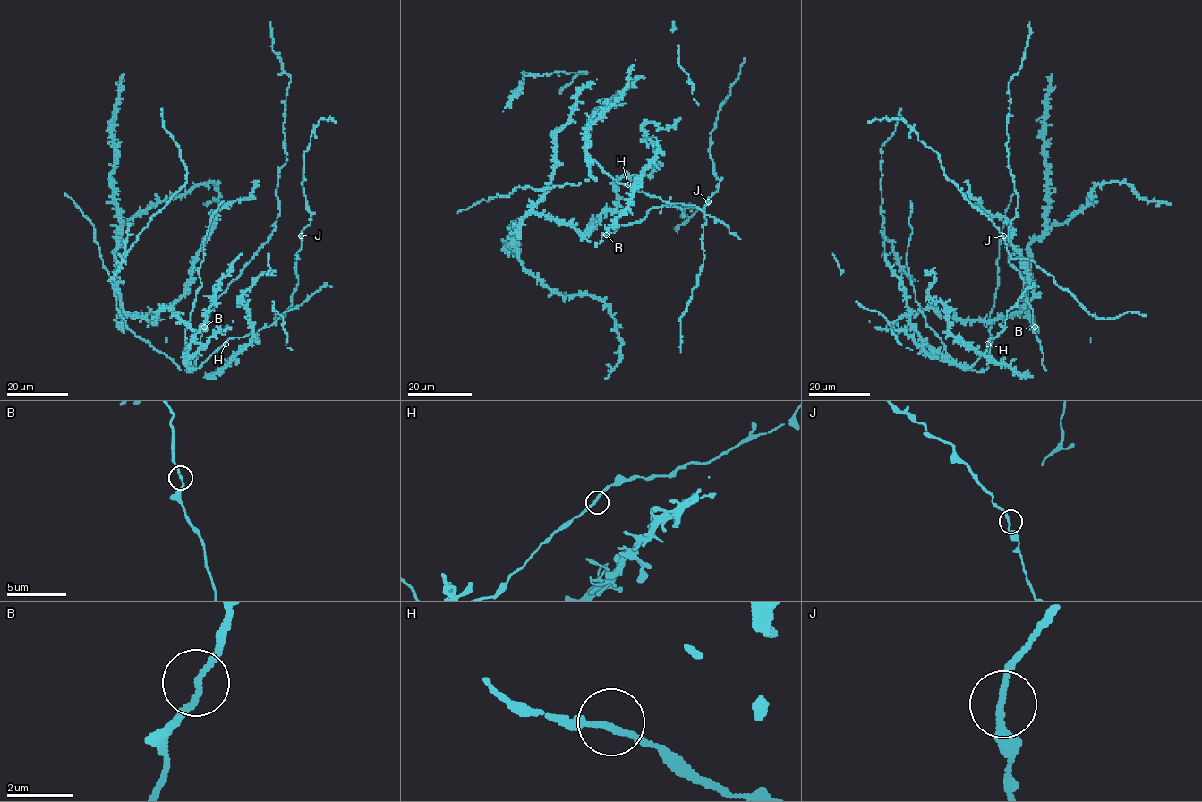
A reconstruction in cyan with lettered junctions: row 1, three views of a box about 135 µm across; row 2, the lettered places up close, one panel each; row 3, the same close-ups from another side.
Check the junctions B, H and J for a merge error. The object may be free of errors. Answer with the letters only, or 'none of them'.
none of them

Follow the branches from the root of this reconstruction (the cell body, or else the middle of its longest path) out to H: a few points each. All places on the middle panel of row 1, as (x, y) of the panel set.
H: (605, 172), (618, 182), (627, 184)

